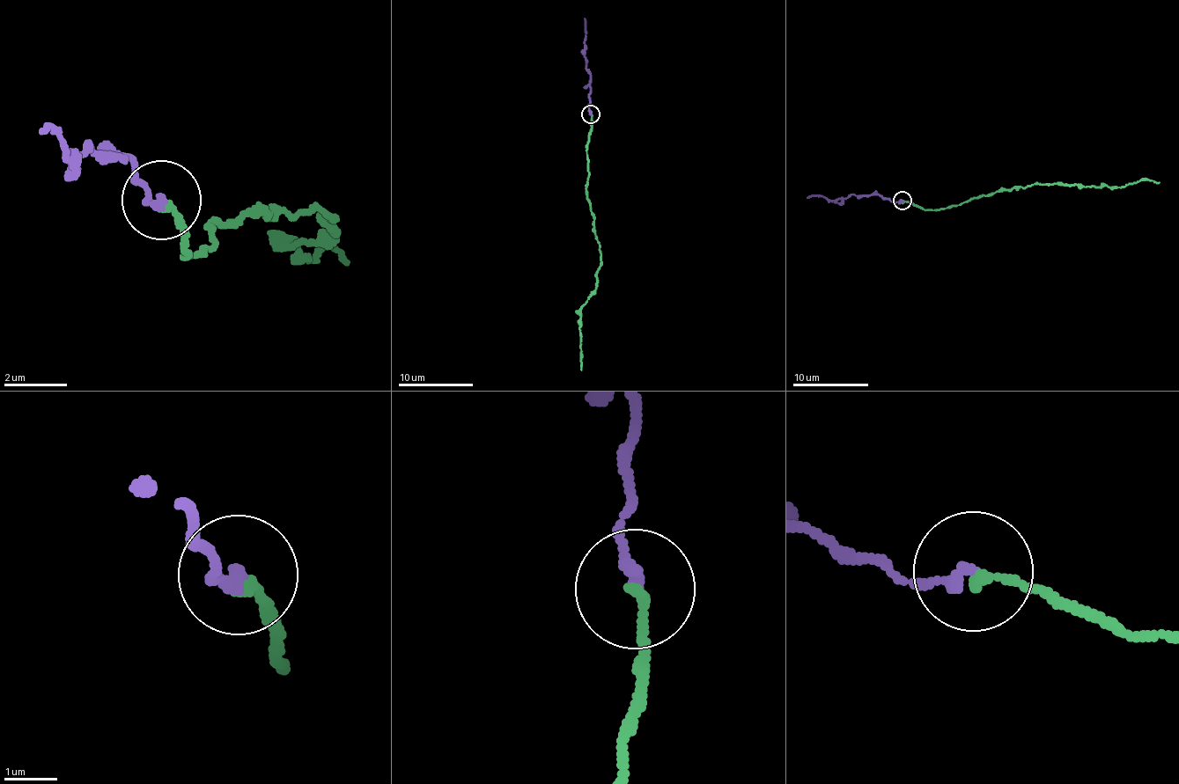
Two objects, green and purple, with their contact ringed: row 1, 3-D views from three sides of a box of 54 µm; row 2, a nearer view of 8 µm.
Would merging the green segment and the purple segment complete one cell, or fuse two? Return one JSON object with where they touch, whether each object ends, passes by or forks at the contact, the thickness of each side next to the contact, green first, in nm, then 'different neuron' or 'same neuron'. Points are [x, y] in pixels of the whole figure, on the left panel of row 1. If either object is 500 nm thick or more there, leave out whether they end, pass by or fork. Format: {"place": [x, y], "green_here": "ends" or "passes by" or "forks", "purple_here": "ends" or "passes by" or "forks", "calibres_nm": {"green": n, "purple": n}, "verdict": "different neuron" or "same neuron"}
{"place": [161, 200], "green_here": "ends", "purple_here": "ends", "calibres_nm": {"green": 200, "purple": 240}, "verdict": "same neuron"}

